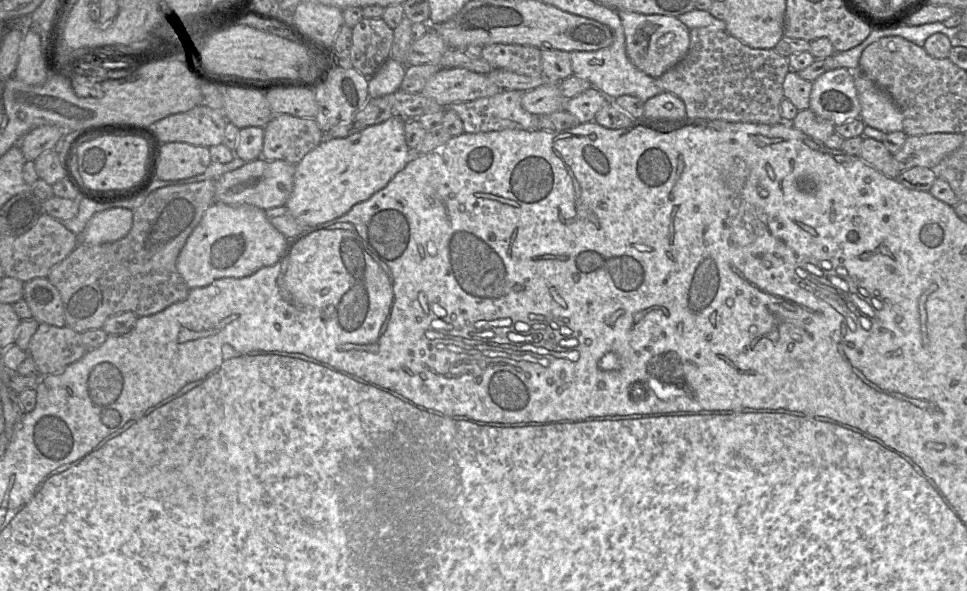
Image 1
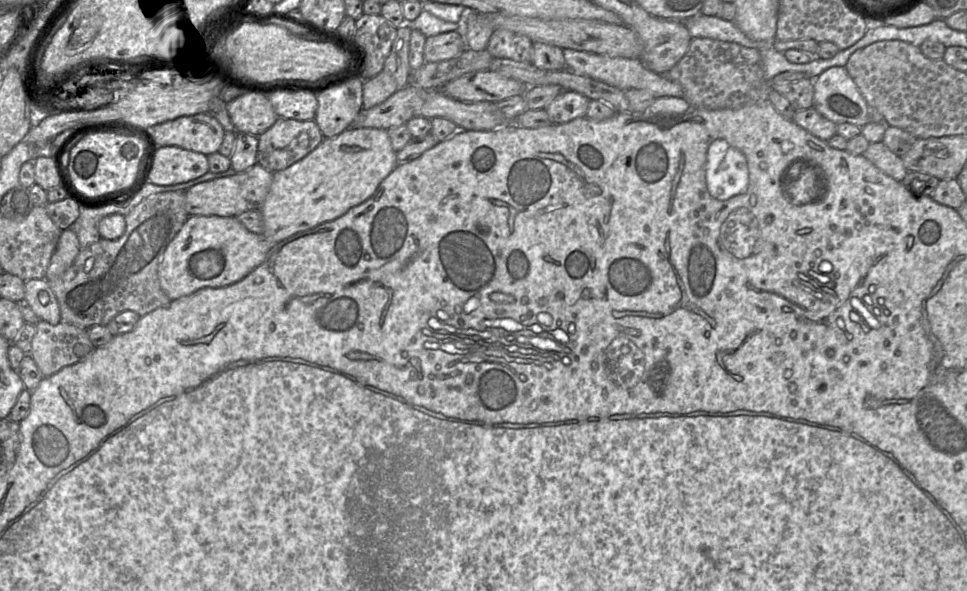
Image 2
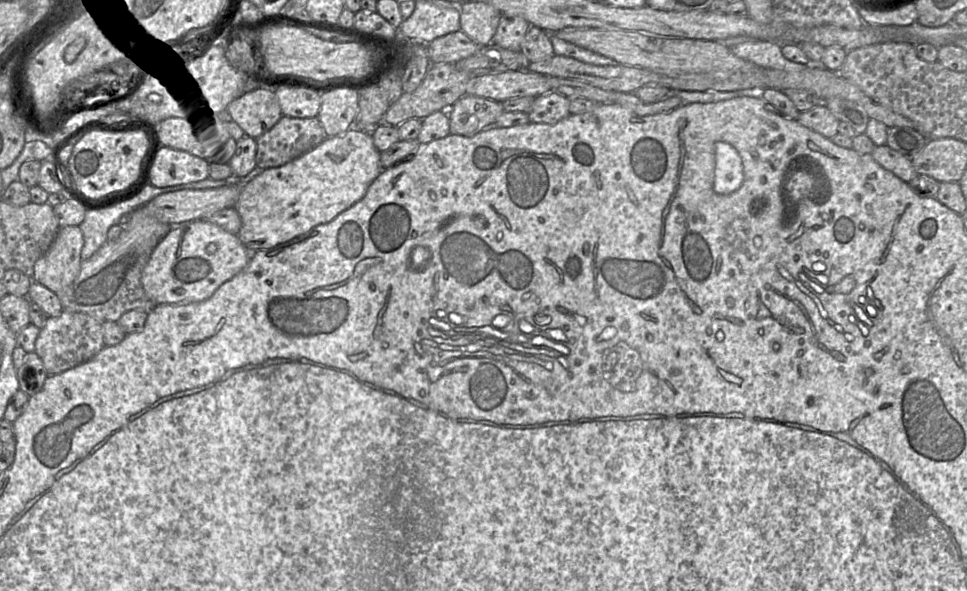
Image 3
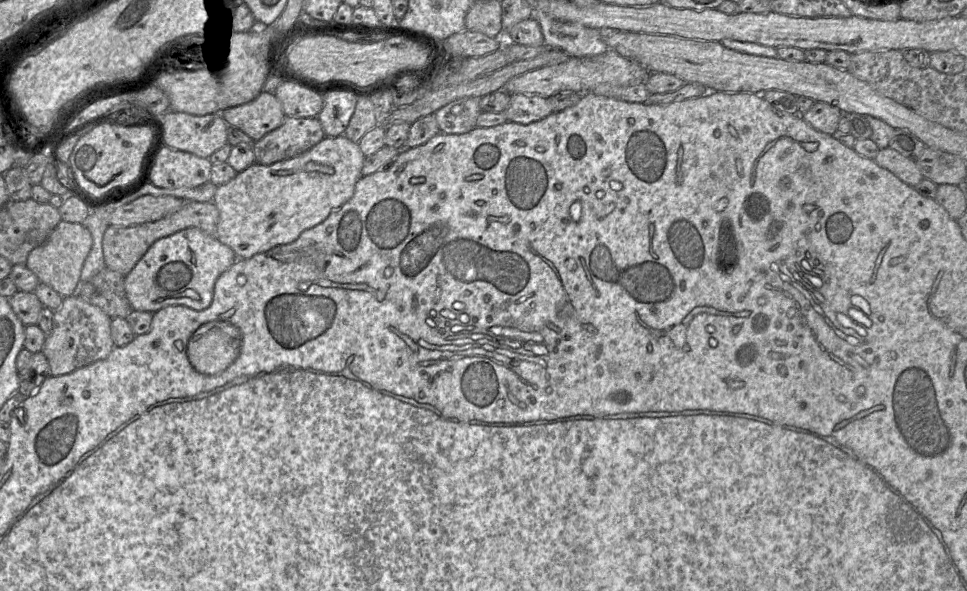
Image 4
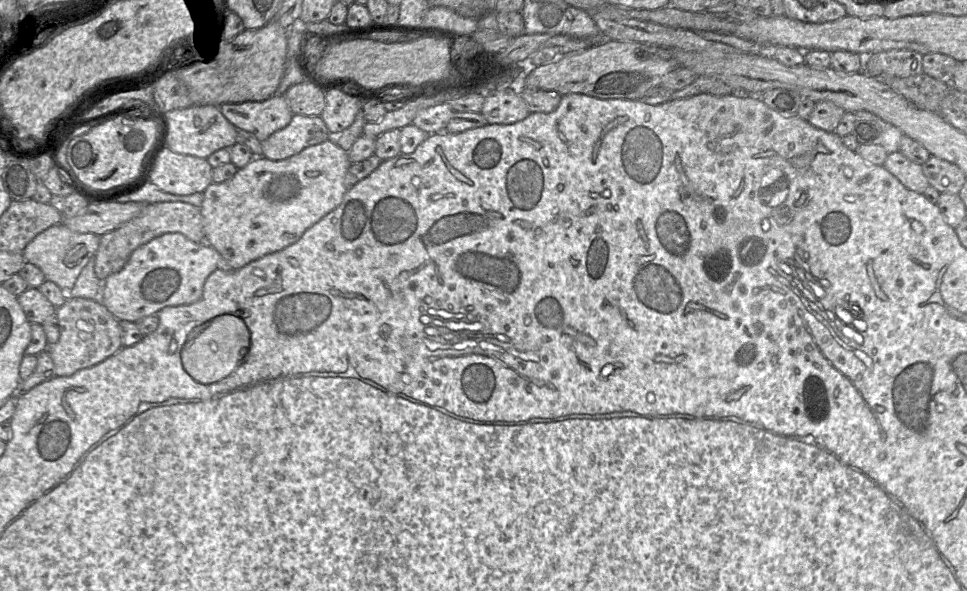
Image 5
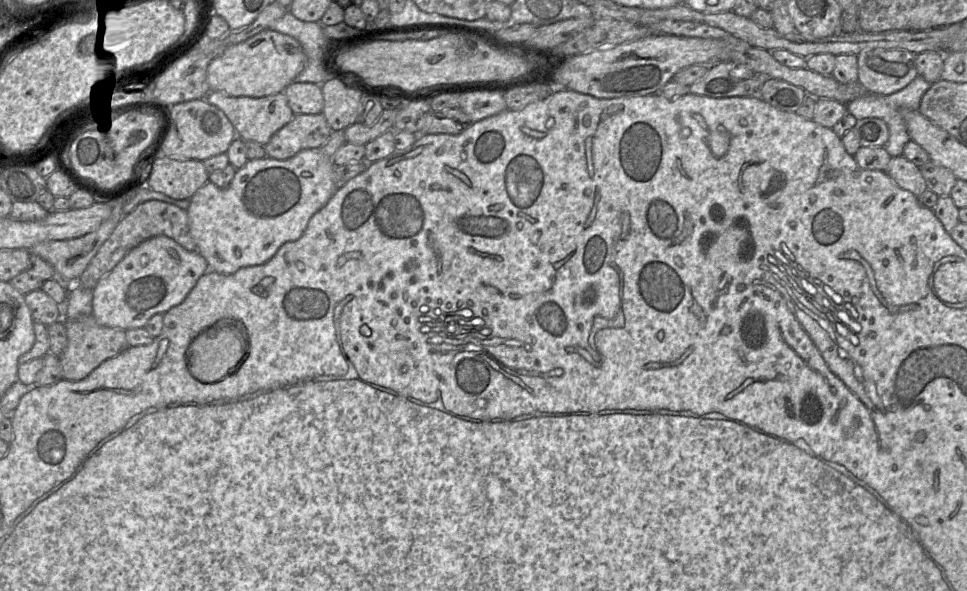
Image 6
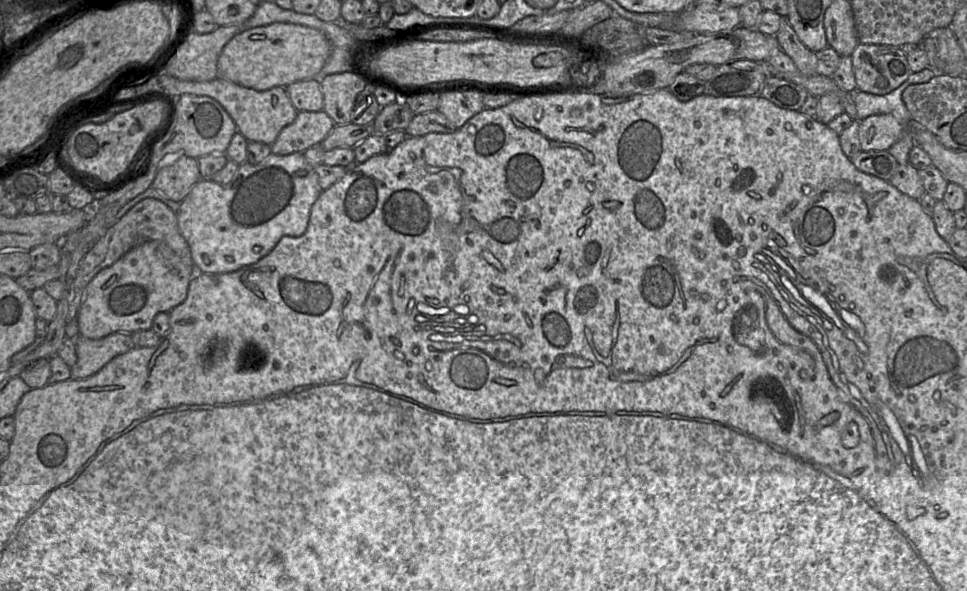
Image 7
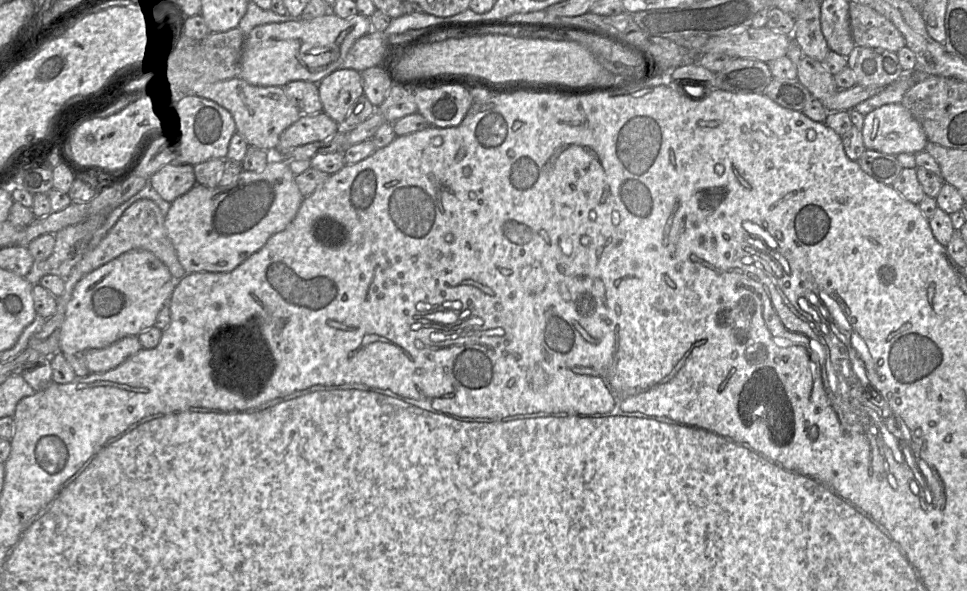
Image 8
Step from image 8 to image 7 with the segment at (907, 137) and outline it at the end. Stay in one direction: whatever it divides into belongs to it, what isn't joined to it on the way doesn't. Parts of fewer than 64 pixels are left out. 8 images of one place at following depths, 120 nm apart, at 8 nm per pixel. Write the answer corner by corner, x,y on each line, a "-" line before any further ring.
874,114
859,122
858,136
863,151
888,150
906,127
892,114

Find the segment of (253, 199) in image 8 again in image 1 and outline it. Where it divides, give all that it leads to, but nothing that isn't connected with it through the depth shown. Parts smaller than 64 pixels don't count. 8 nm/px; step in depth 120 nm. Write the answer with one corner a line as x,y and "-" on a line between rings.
394,115
383,123
369,126
346,138
324,138
296,165
294,187
285,206
296,221
305,227
314,227
333,221
361,202
383,189
411,160
413,152
405,140
405,119

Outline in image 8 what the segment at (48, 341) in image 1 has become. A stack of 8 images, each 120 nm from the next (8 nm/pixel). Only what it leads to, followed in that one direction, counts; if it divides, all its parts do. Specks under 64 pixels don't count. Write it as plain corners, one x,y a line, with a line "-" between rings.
127,336
106,348
86,350
85,362
91,374
103,373
116,368
141,349
137,336

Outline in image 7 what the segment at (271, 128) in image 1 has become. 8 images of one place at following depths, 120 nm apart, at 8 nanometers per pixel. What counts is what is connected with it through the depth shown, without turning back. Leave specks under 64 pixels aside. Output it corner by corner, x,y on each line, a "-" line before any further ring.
323,111
298,112
295,120
284,127
271,145
271,153
289,155
320,146
336,124

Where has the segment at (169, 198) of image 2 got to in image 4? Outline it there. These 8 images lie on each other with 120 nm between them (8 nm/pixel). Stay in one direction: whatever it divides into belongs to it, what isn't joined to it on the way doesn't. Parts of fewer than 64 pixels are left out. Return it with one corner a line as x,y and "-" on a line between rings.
102,269
97,275
87,282
79,282
79,288
73,295
81,297
86,302
99,307
110,318
126,318
133,311
125,292
125,276
108,269

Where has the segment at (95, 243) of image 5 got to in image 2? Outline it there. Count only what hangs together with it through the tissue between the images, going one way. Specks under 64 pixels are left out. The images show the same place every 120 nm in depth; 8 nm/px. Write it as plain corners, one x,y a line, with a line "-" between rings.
71,229
63,230
44,278
49,281
63,275
73,264
79,251
80,243
75,232

